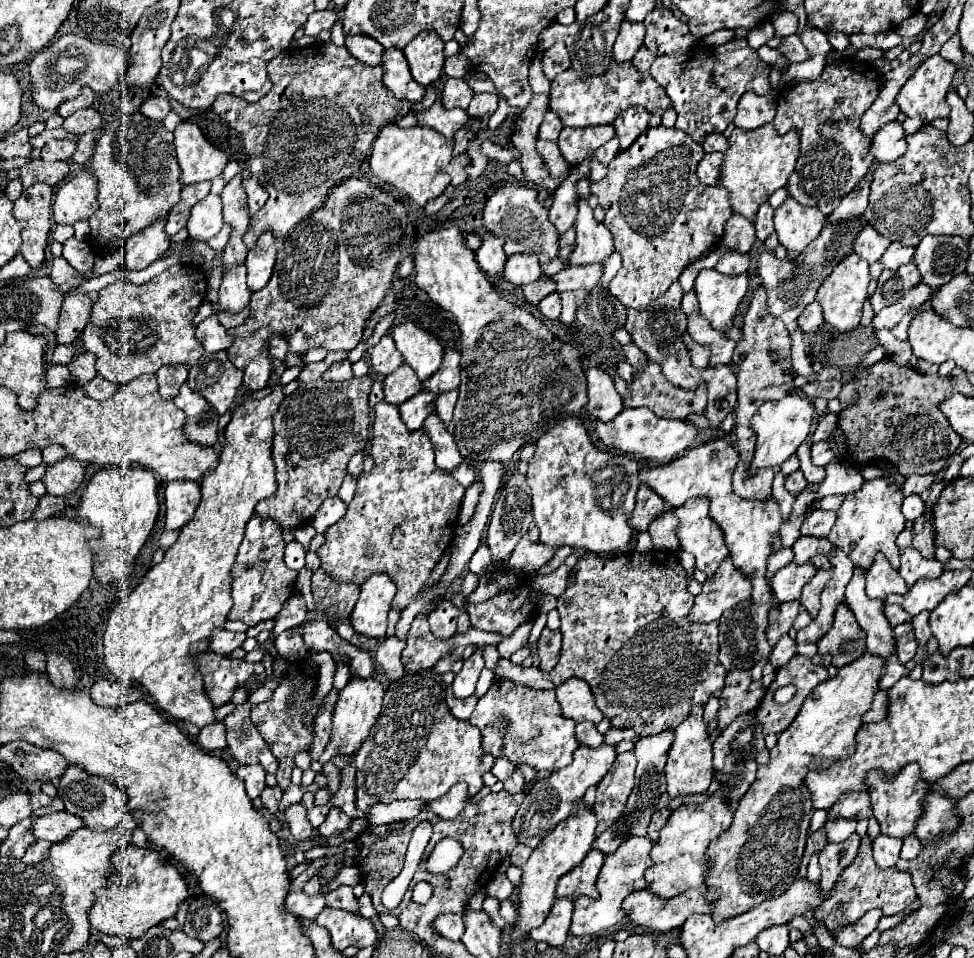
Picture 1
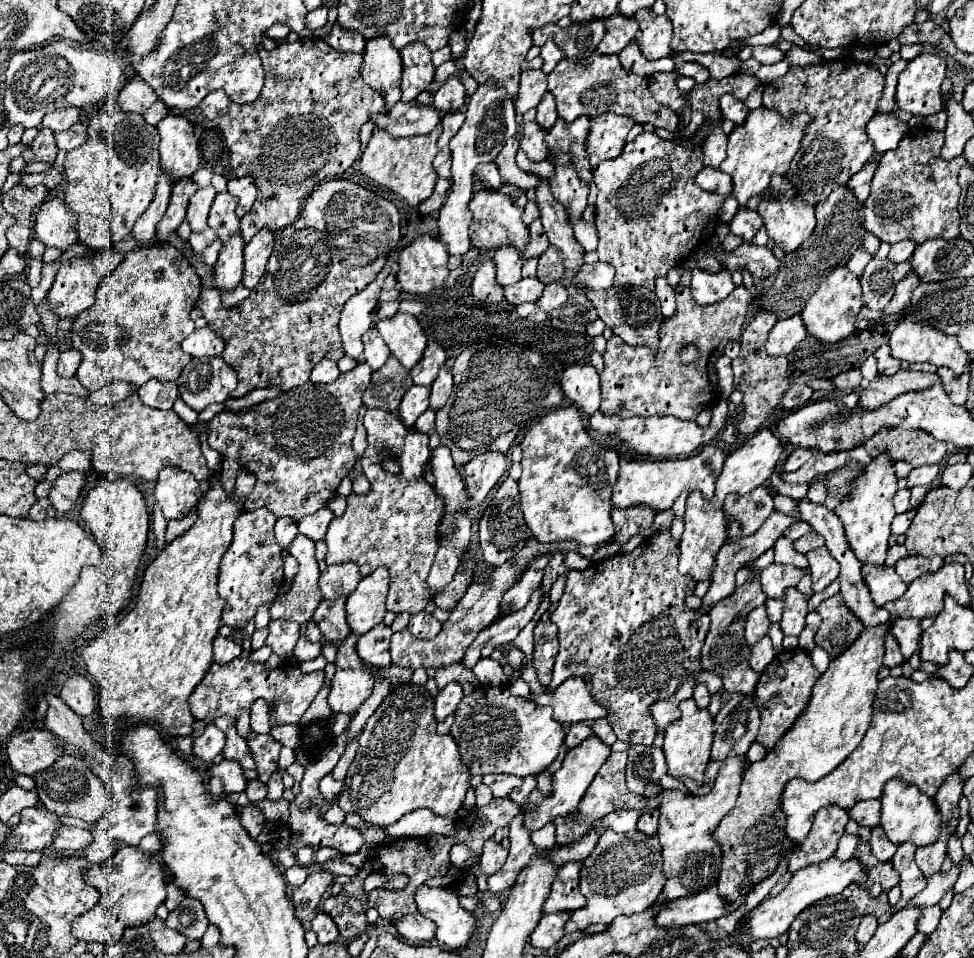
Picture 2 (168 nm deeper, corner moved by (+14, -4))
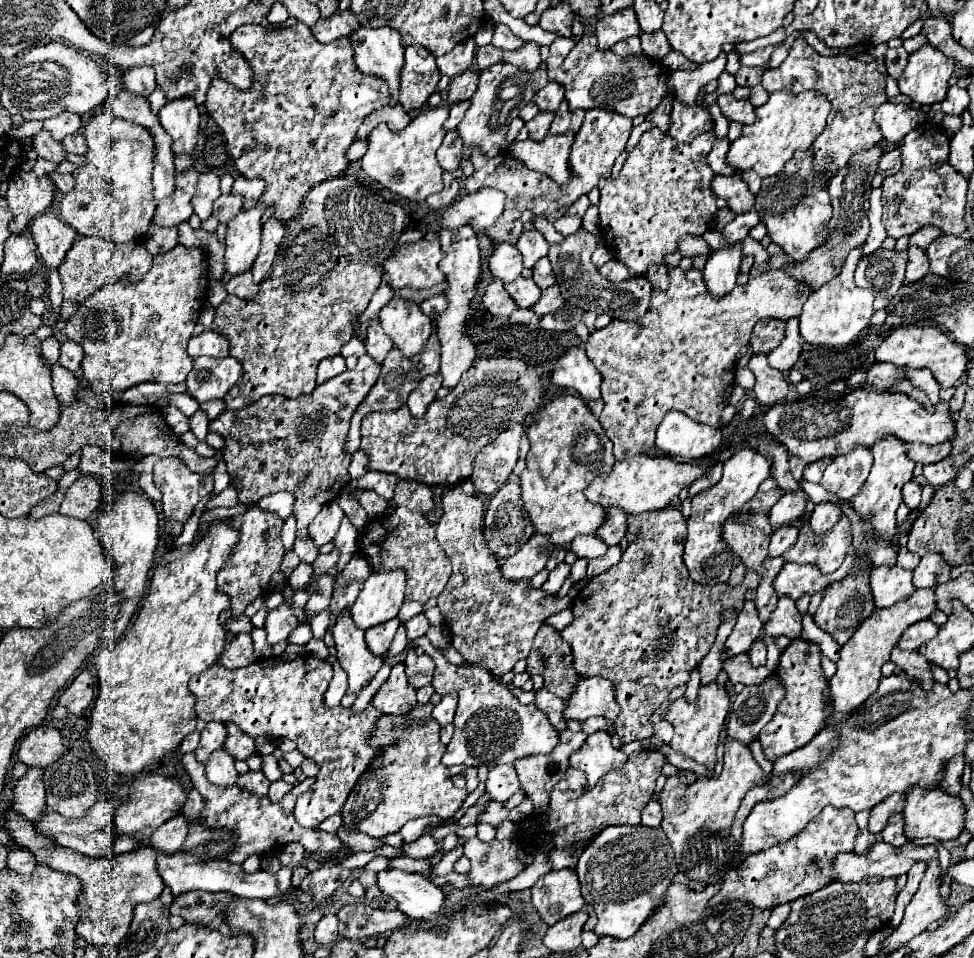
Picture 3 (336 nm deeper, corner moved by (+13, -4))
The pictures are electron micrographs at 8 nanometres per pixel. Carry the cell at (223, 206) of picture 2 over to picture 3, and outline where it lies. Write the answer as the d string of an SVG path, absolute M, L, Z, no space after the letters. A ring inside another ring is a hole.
M219 195L213 203L213 215L219 219L219 223L227 225L239 211L241 211L243 199L239 195Z

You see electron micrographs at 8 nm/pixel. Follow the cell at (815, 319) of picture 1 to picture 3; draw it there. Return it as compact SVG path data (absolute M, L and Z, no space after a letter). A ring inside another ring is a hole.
M791 317L789 321L785 321L785 337L779 343L779 347L775 347L773 351L769 351L769 365L779 369L779 371L789 371L799 353L801 353L801 335L799 335L799 319Z

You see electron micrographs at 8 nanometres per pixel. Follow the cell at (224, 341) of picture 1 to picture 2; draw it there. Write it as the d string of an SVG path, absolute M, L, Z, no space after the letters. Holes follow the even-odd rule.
M204 327L204 329L196 329L192 335L188 335L182 341L182 351L192 357L214 357L214 355L222 355L224 345L226 343L222 337L218 337L214 331Z

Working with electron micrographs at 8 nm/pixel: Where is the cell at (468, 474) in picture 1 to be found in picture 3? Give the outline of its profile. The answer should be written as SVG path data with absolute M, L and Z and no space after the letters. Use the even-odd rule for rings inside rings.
M535 533L511 559L507 559L501 565L503 579L511 579L511 581L531 579L545 567L553 549L555 545L547 535Z

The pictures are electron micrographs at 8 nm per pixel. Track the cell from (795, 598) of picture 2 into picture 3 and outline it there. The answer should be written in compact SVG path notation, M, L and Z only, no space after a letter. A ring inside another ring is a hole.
M779 597L777 609L765 623L765 633L771 637L785 635L789 639L797 639L801 635L801 613L797 611L793 599Z

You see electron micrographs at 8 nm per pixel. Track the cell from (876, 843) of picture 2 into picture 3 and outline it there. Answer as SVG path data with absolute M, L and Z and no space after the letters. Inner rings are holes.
M891 815L891 819L887 821L887 827L883 829L883 841L891 843L893 847L899 847L903 843L907 843L905 835L903 835L903 817L901 815Z

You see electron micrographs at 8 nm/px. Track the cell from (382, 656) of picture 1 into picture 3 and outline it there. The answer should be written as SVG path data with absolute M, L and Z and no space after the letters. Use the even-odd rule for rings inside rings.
M391 619L379 627L371 627L365 631L365 641L367 641L367 647L369 651L373 651L373 655L381 657L381 659L387 659L387 651L391 647L391 641L393 641L393 635L395 635L395 629L399 627L399 619Z

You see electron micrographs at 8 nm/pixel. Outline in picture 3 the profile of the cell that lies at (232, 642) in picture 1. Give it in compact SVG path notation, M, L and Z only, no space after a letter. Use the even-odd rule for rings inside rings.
M239 633L231 643L227 643L225 653L219 659L219 663L227 669L245 667L253 661L255 661L255 655L253 655L253 643L249 633Z

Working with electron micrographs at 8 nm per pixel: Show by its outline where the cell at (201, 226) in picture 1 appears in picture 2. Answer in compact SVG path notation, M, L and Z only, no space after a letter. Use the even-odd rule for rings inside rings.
M212 185L204 187L204 189L198 189L192 197L190 197L190 205L188 205L188 221L190 221L190 227L192 231L204 231L208 227L208 211L210 211L210 205L216 197L216 189Z

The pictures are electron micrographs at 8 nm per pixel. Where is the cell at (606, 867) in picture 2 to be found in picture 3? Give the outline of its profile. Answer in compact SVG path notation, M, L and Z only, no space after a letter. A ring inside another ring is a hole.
M615 825L603 829L579 857L577 877L581 895L597 915L595 933L599 937L611 935L617 939L631 937L653 909L663 901L677 865L673 849L661 827L651 829L643 825Z

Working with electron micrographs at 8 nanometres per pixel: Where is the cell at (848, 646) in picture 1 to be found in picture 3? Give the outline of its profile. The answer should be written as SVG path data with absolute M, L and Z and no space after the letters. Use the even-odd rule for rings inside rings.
M861 557L863 565L859 567L859 571L855 571L855 575L847 575L845 579L835 581L835 583L829 585L825 589L825 595L823 595L823 601L821 601L819 609L813 615L813 621L823 631L827 631L839 645L845 645L851 639L851 635L855 633L855 629L861 625L861 621L865 621L875 611L873 595L871 595L871 589L869 589L869 571L871 571L871 567L865 565L867 561L869 561L867 557Z

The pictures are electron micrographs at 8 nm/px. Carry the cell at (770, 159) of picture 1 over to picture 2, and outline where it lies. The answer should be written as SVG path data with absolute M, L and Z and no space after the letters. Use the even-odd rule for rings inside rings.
M760 107L760 109L750 111L744 125L738 125L730 133L728 157L722 161L720 169L724 173L732 175L732 181L734 181L732 195L738 199L740 207L744 207L752 195L762 195L762 191L768 187L772 175L788 171L790 161L794 159L796 151L800 149L804 129L810 125L810 121L812 121L812 115L808 115L808 113L796 113L792 117L784 117L776 109Z

